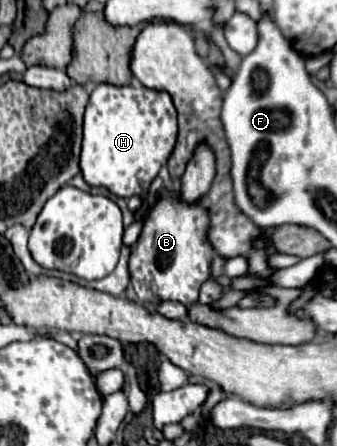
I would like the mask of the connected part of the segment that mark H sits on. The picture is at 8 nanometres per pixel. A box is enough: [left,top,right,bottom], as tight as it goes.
[81,85,177,197]

